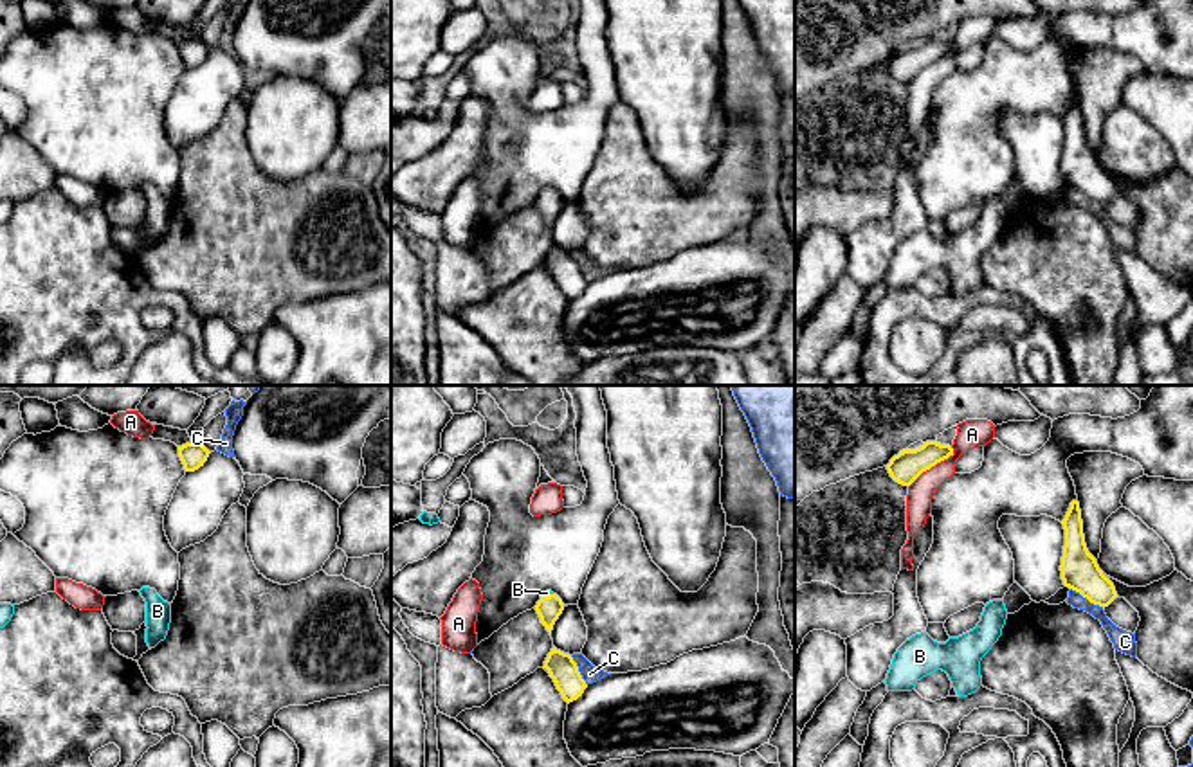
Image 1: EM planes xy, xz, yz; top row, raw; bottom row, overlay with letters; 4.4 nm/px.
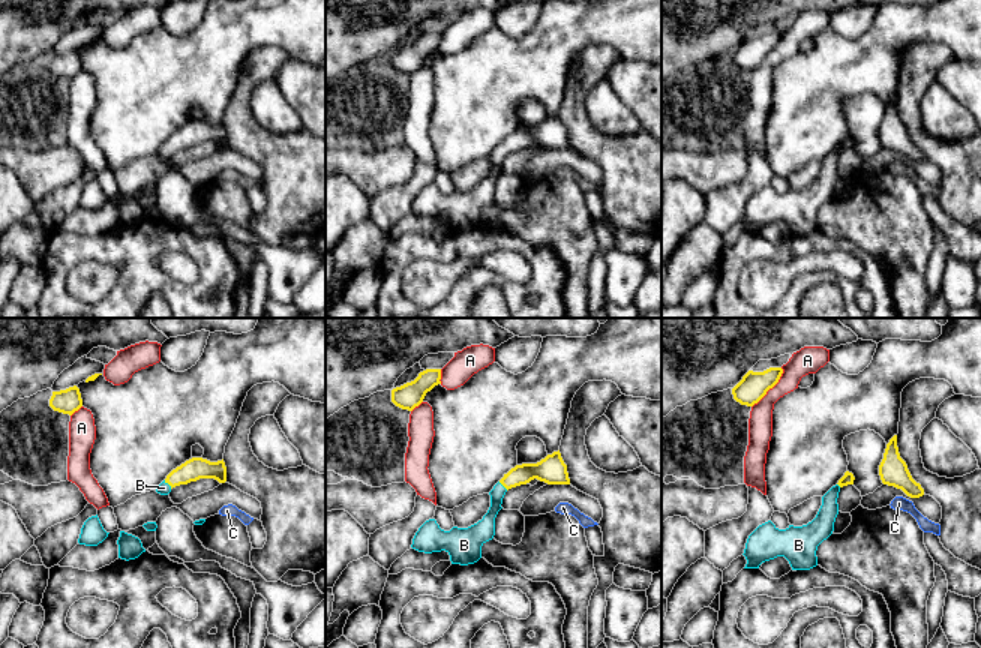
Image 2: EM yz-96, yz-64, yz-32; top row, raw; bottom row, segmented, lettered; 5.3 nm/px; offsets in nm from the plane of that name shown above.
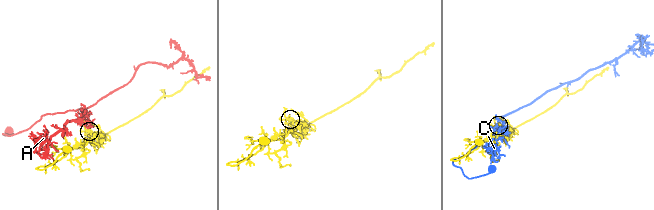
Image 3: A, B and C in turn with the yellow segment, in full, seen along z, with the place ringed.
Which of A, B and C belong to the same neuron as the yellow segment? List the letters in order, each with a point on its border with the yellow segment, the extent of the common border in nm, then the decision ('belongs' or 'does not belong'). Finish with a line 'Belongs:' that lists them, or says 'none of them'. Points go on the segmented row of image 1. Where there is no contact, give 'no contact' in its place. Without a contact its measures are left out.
A: yz (932, 465) | 260 nm | does not belong
B: xz (546, 596) | 50 nm | belongs
C: yz (1087, 598) | 180 nm | does not belong
Belongs: B

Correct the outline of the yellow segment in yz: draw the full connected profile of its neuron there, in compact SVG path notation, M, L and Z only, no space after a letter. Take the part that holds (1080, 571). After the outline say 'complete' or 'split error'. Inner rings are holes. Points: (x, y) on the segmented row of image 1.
M1078 501L1070 502L1061 524L1065 529L1065 546L1060 565L1063 585L1079 592L1094 605L1103 609L1108 607L1117 598L1117 592L1087 549Z; complete

